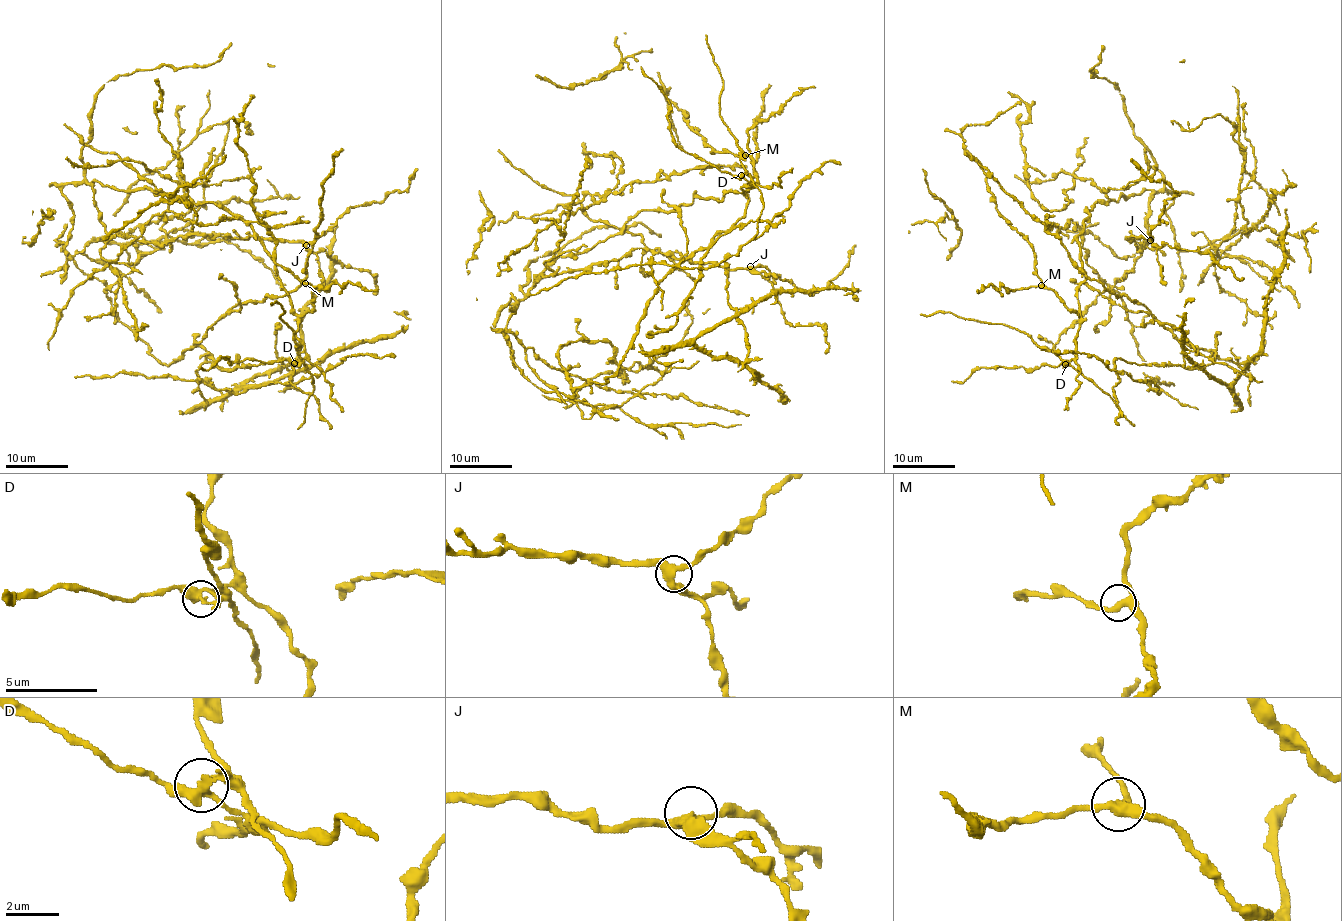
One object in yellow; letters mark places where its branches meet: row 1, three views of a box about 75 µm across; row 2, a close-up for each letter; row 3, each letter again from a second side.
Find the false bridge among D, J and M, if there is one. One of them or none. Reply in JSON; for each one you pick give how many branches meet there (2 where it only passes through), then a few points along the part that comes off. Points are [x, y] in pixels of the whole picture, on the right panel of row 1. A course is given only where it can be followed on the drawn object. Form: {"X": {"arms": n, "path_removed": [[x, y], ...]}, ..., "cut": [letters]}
{"D": {"arms": 3, "path_removed": [[1065, 364], [1010, 326], [965, 319], [949, 312], [920, 314]]}, "cut": ["D"]}

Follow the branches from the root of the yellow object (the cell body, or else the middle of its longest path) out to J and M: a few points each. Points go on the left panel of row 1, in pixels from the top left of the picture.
J: (304, 358), (290, 295), (246, 221), (212, 202), (93, 183), (99, 221), (113, 235), (306, 245)
M: (304, 358), (304, 344), (296, 337), (298, 320), (312, 308), (312, 288), (305, 283)

